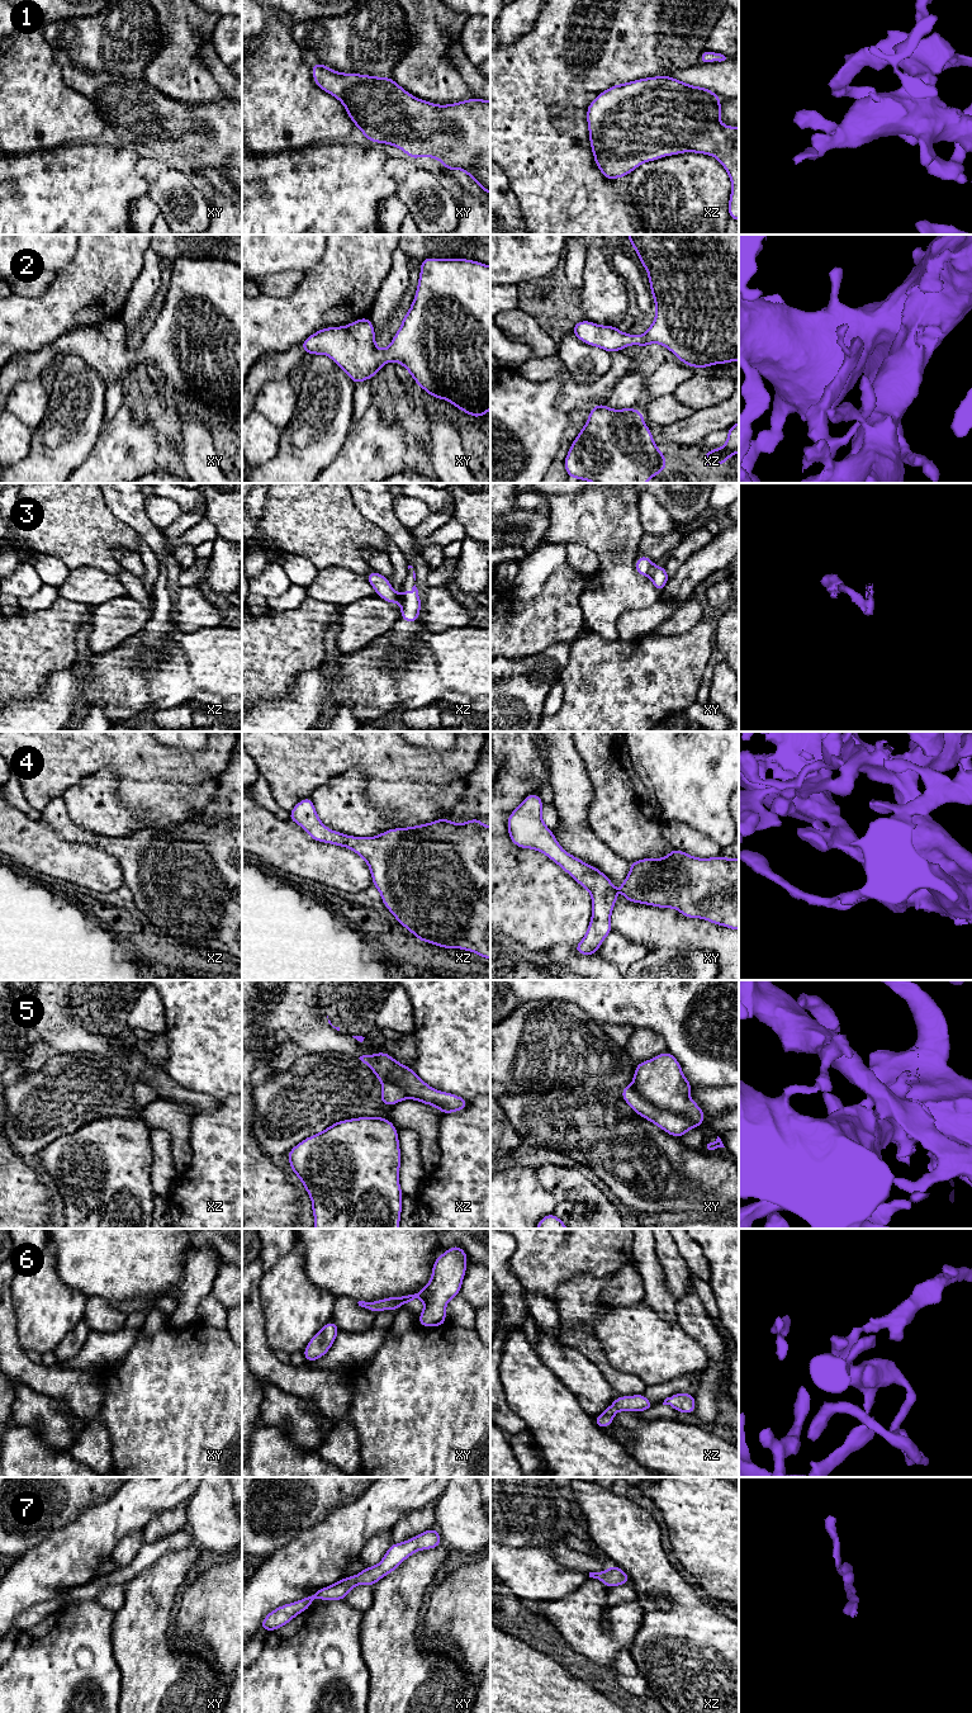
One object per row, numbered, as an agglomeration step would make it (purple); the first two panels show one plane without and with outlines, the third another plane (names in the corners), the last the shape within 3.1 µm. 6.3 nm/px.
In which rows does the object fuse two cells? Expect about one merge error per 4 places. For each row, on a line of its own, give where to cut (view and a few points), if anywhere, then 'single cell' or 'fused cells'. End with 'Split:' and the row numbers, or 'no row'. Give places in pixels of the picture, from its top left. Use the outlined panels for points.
1: no cut; single cell
2: no cut; single cell
3: cut in xz along (398, 595), (401, 601); fused cells
4: no cut; single cell
5: no cut; single cell
6: no cut; single cell
7: no cut; single cell
Split: 3

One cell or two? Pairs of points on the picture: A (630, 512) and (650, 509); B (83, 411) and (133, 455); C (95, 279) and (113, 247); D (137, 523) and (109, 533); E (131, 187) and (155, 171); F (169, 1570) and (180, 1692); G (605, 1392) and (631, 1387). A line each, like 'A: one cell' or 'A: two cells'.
A: two cells
B: two cells
C: one cell
D: two cells
E: two cells
F: one cell
G: two cells

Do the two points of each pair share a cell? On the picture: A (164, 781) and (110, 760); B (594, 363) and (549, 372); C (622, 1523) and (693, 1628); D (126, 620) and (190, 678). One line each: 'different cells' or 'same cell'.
A: same cell
B: different cells
C: same cell
D: different cells

